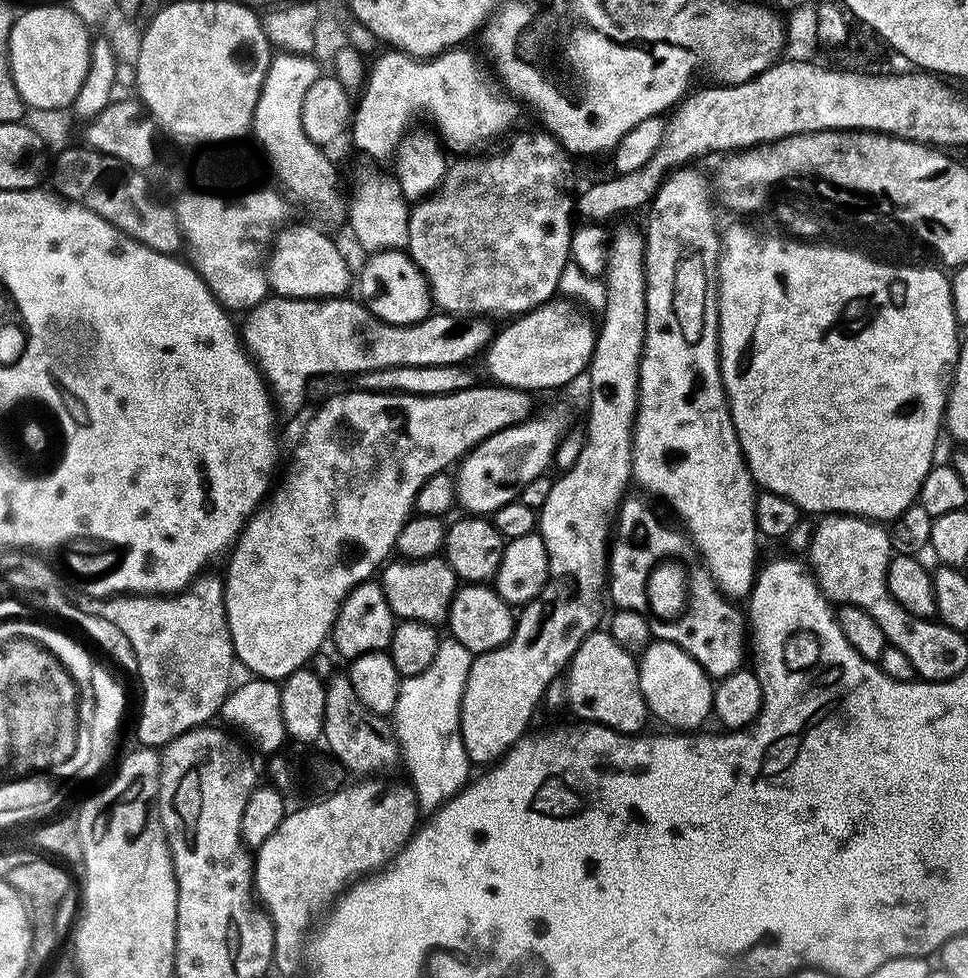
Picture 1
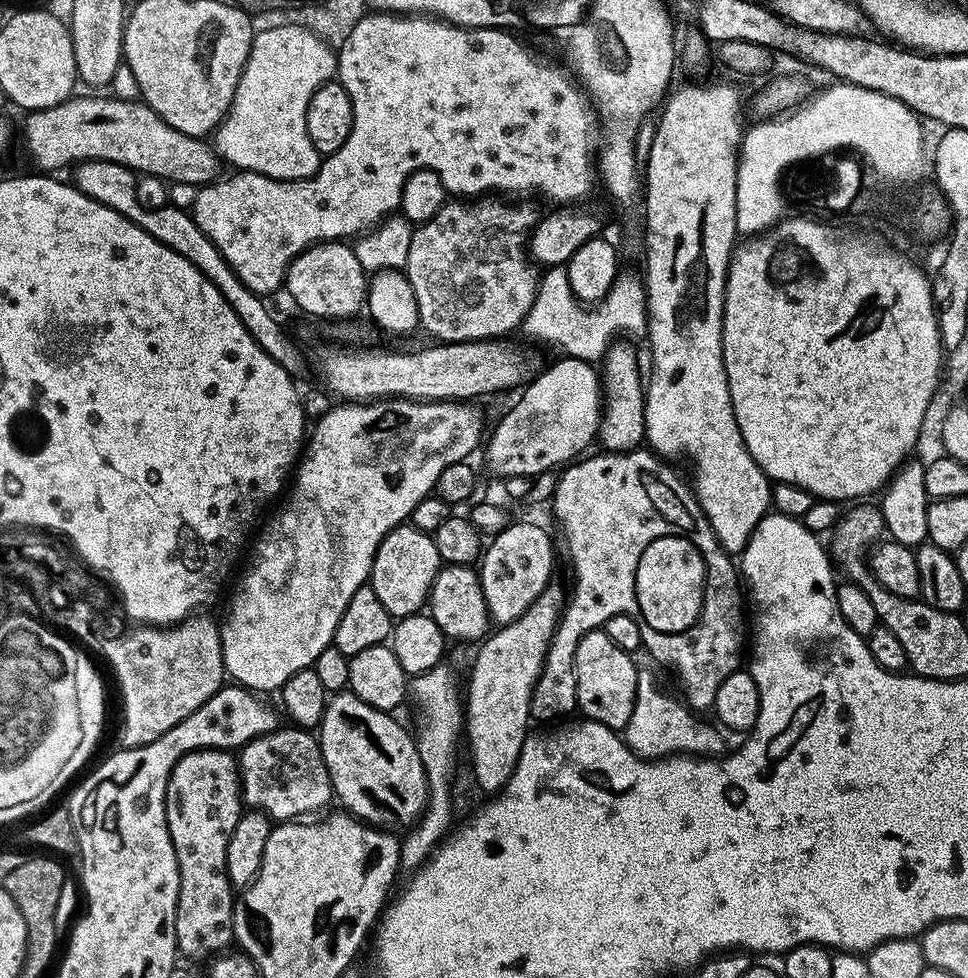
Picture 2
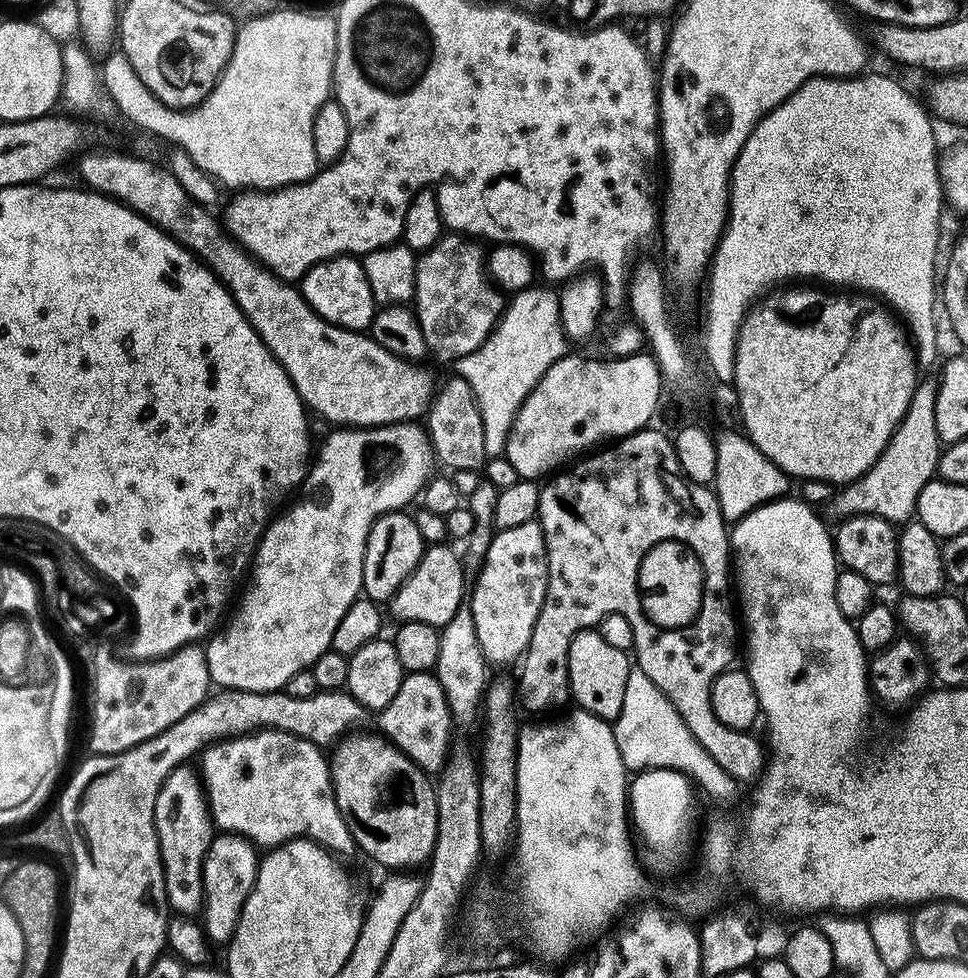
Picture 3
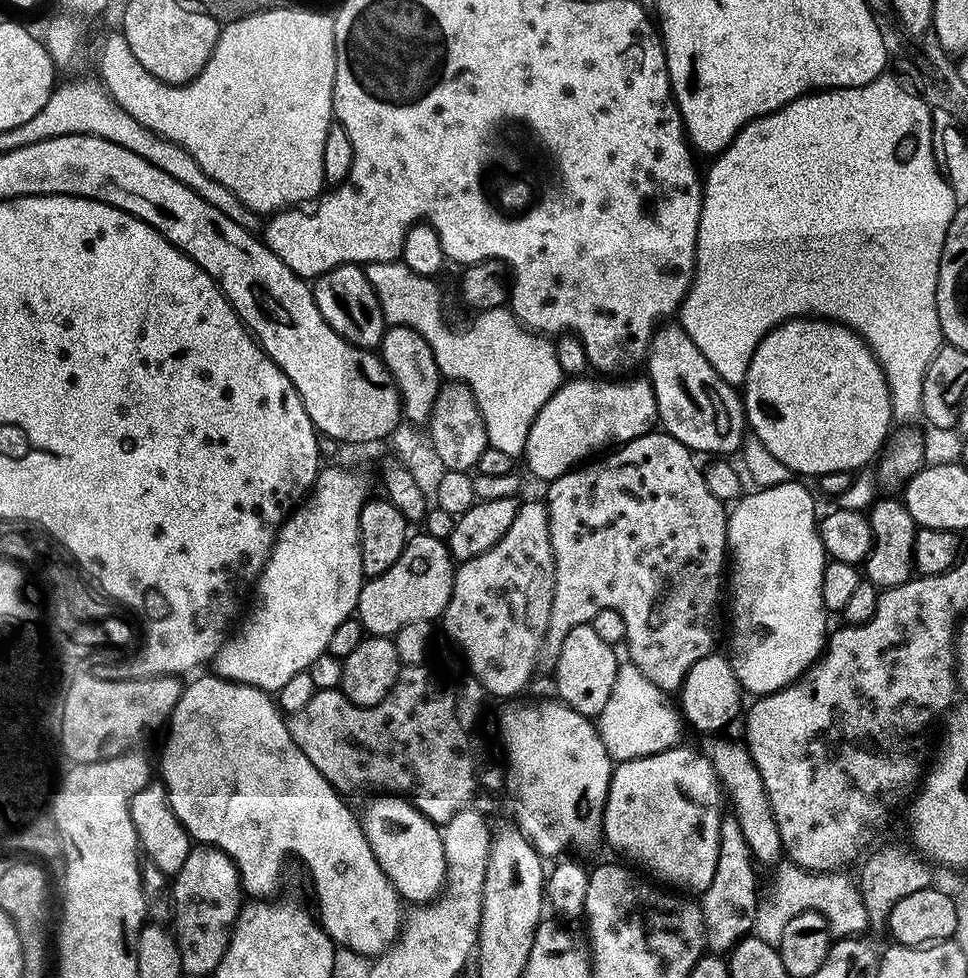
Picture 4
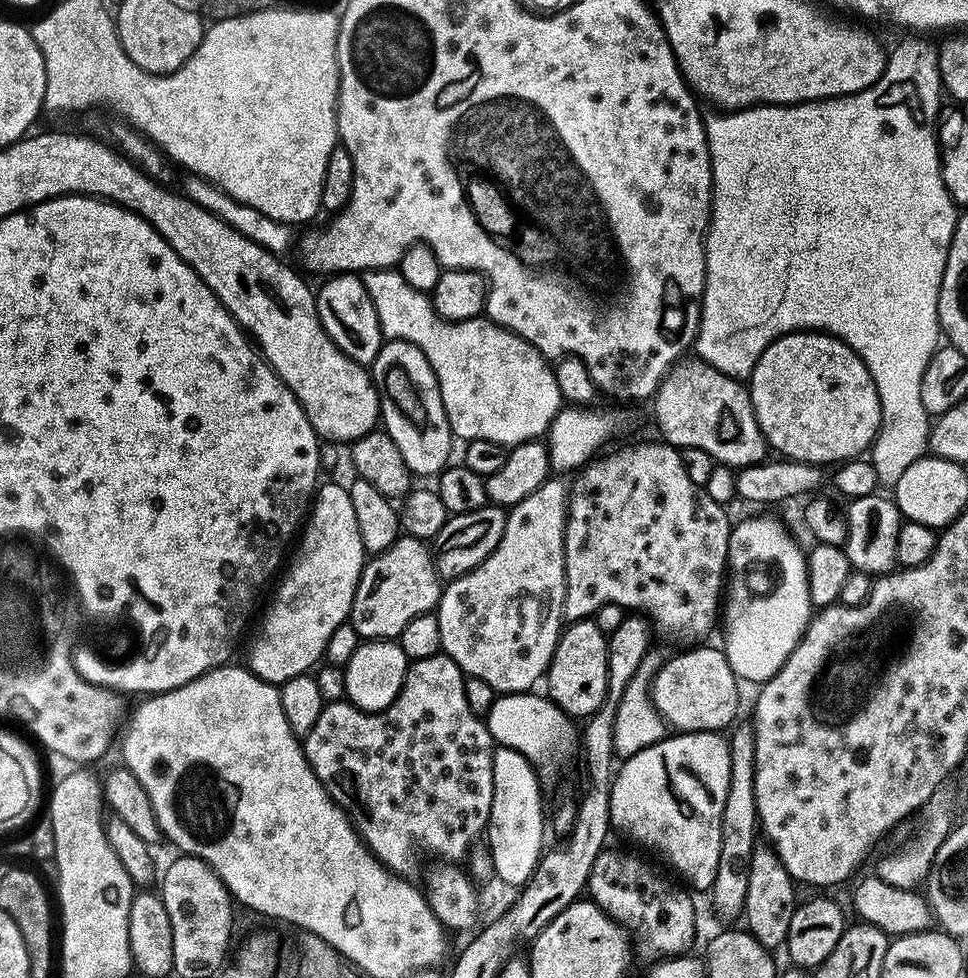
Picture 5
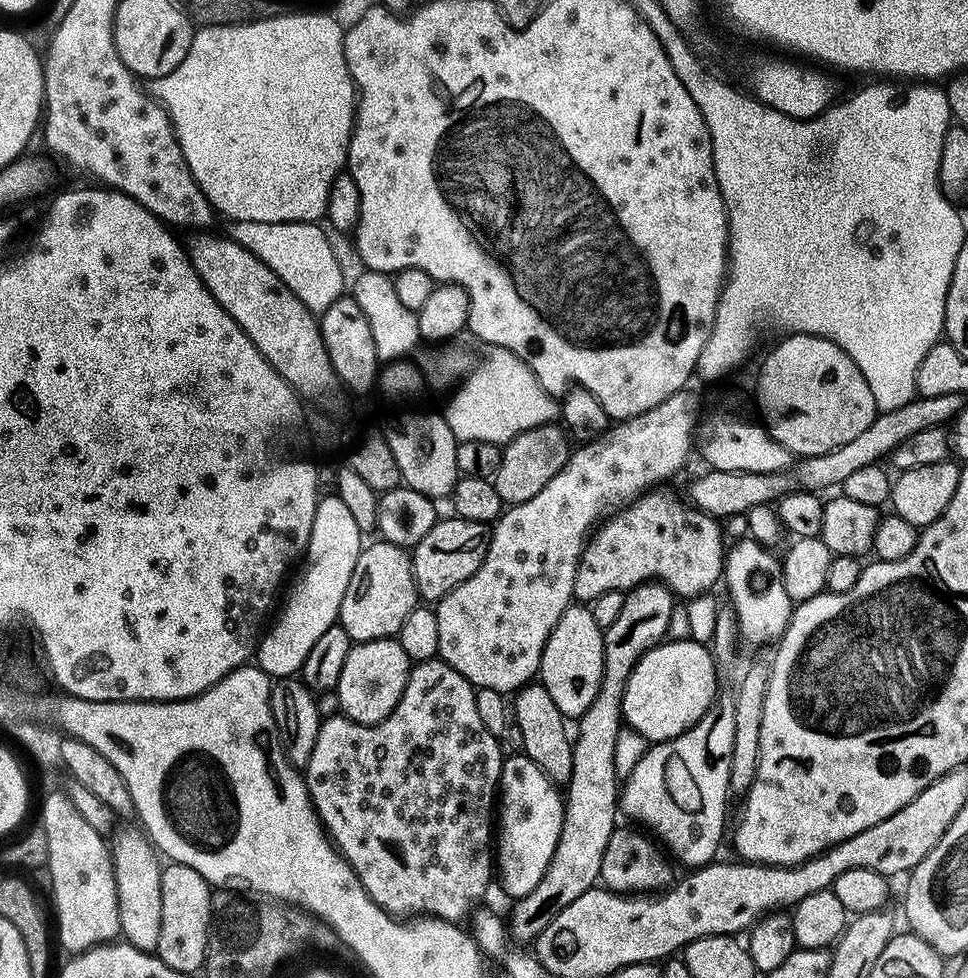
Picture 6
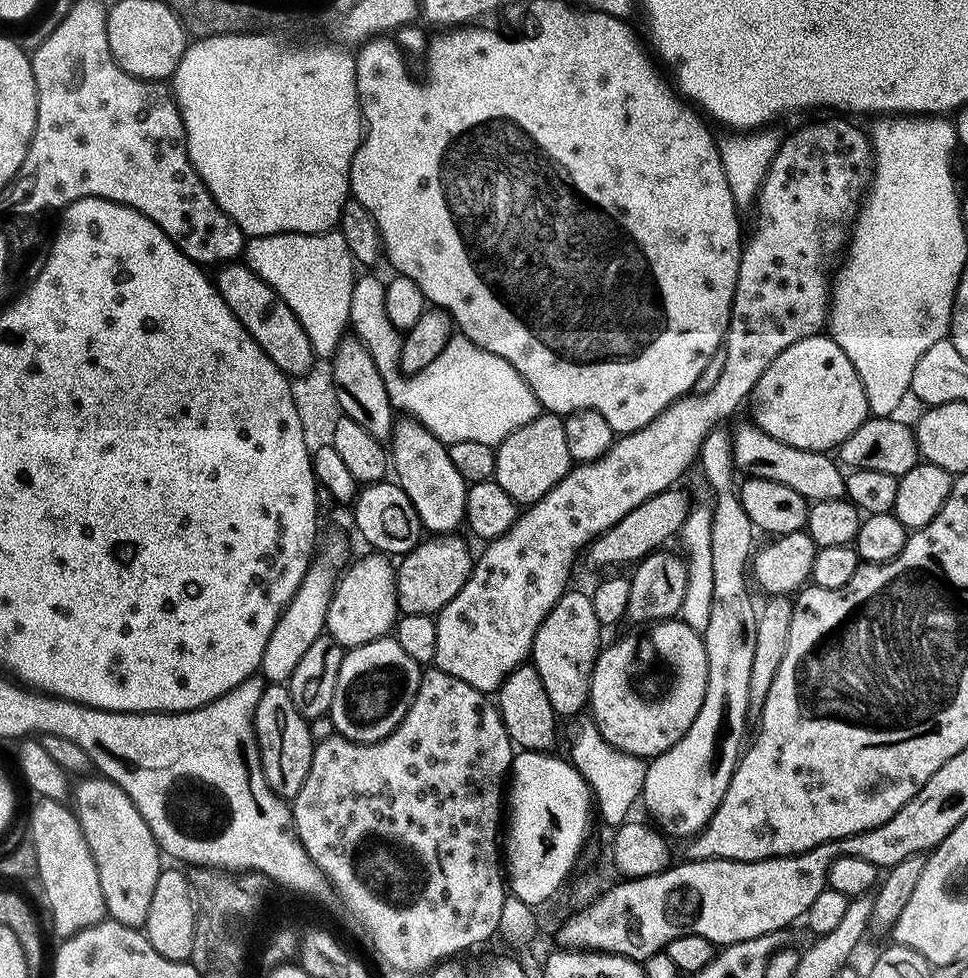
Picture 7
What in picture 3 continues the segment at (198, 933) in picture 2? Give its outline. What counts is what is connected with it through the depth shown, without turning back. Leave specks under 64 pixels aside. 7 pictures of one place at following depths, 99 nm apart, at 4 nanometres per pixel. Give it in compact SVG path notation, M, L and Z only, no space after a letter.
M188 766L174 769L166 778L154 806L154 826L164 867L168 906L175 913L189 918L201 911L204 902L204 855L214 835L204 785L201 777L193 769L192 772Z

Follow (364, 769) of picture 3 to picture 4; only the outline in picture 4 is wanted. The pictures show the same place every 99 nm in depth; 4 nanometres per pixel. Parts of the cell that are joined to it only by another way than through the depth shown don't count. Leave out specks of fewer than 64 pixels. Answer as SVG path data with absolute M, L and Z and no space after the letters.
M376 794L373 797L362 811L362 823L370 850L374 850L374 858L378 858L378 866L382 866L401 901L408 903L409 900L412 906L432 903L445 886L443 831L403 795Z

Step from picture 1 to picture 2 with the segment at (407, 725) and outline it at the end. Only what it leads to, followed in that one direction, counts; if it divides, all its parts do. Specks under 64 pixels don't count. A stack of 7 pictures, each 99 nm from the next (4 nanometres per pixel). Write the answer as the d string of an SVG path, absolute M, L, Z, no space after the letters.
M442 662L415 677L410 684L410 700L420 711L420 733L417 731L414 739L428 779L428 804L400 842L400 866L408 874L415 873L428 861L453 827L452 775L456 772L456 735L462 732L462 696L456 693L456 676L447 663Z

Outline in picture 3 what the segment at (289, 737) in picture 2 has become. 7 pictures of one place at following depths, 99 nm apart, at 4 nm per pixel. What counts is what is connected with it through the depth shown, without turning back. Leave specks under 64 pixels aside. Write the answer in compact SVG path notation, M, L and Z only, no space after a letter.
M275 730L250 732L246 736L233 736L230 740L208 745L199 757L198 772L208 798L213 825L221 833L232 832L235 836L245 836L260 850L271 850L279 844L285 844L287 840L303 838L313 840L315 844L321 844L329 852L341 857L355 853L356 839L350 834L334 798L329 761L325 753L323 756L320 752L323 751L309 740Z

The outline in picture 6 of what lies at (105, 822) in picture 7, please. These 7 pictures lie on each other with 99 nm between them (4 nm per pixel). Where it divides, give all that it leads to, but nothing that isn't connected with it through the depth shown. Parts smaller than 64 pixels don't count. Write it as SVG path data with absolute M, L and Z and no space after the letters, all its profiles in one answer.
M124 828L118 832L111 837L110 855L118 890L120 936L138 950L155 953L158 933L162 930L162 864L161 861L156 861L158 853L143 831L135 832L132 828Z

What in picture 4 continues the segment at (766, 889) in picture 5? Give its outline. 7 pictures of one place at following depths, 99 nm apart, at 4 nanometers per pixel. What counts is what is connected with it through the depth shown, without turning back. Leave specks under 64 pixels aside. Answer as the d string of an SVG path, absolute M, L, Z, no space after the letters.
M712 738L708 745L702 748L702 751L708 760L711 761L716 771L716 777L720 780L720 787L732 799L734 814L738 818L738 826L742 826L742 834L746 836L746 844L750 846L752 857L757 865L770 864L776 866L782 860L784 847L782 838L778 834L778 826L774 822L774 814L770 810L770 802L766 794L766 786L762 782L762 774L759 773L758 766L751 753L748 752L747 743L736 740L720 740L724 738Z

